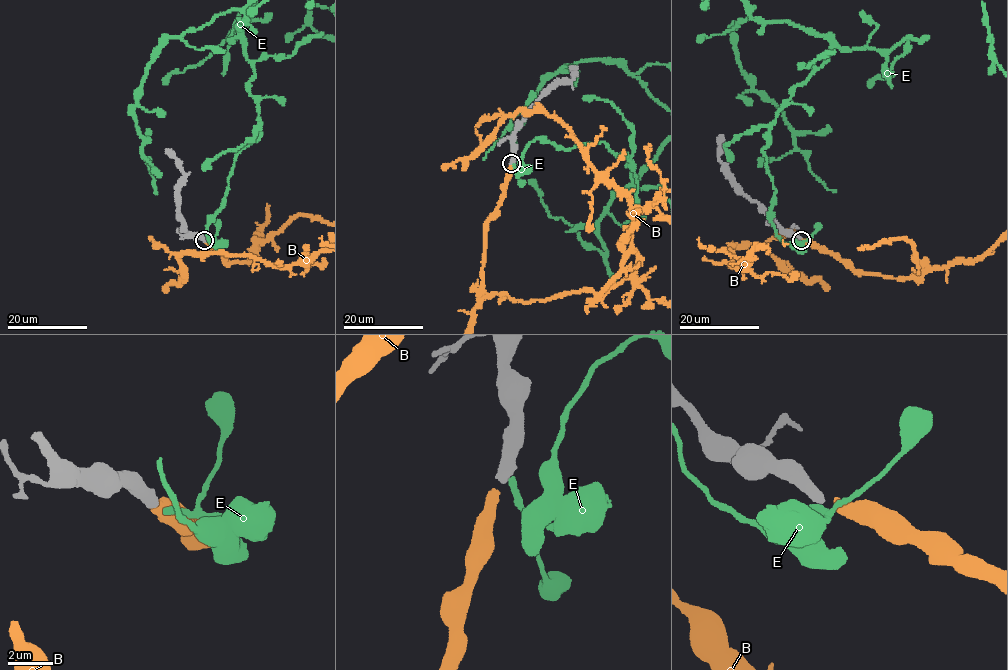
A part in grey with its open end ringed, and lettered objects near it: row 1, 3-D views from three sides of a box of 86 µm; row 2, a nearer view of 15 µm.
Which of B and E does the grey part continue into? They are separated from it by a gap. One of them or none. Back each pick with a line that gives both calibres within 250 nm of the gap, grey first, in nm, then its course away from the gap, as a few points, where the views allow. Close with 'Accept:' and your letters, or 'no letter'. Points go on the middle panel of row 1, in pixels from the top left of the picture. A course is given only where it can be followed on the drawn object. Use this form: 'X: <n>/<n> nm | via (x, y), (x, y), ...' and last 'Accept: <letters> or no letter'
B: 500/420 nm
Accept: B

